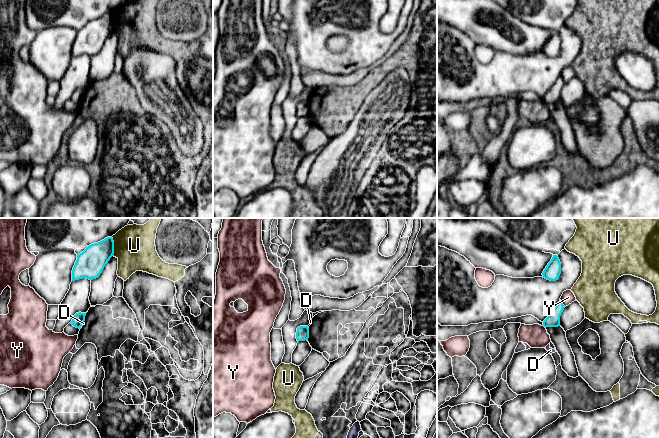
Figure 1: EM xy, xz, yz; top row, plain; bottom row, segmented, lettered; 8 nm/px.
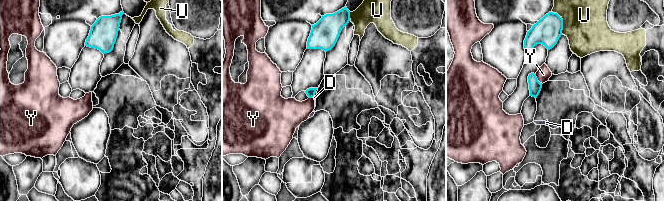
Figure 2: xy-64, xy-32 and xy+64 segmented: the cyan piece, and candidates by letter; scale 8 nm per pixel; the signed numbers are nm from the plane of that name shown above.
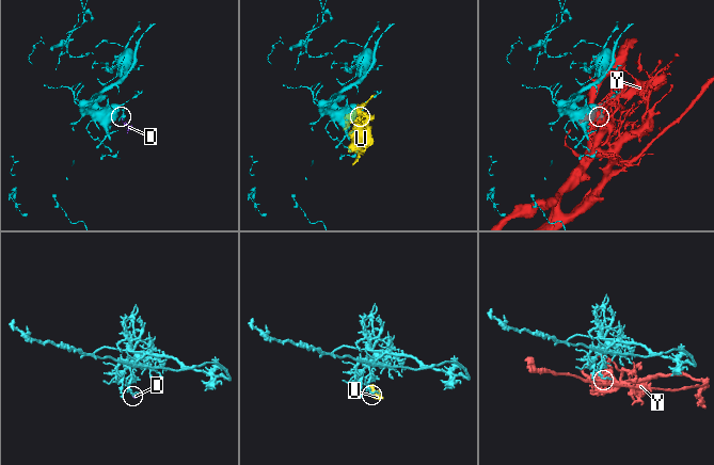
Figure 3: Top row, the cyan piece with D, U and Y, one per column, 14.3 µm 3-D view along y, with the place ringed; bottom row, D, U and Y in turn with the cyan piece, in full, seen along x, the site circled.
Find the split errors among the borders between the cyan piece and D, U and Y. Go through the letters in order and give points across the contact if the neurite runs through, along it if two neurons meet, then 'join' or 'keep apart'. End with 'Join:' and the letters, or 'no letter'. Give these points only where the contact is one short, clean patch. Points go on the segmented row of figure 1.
D: along xy (83, 322), (79, 328) | keep apart
U: keep apart
Y: keep apart
Join: no letter

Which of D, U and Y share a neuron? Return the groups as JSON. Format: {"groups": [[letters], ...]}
{"groups": [["D", "U"], ["Y"]]}

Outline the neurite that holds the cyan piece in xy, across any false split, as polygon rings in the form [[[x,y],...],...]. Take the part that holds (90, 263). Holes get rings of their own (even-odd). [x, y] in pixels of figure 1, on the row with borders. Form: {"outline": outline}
{"outline": [[[112,237],[89,245],[77,260],[72,270],[72,281],[79,279],[93,280],[100,276],[105,265],[114,254],[114,241]]]}

